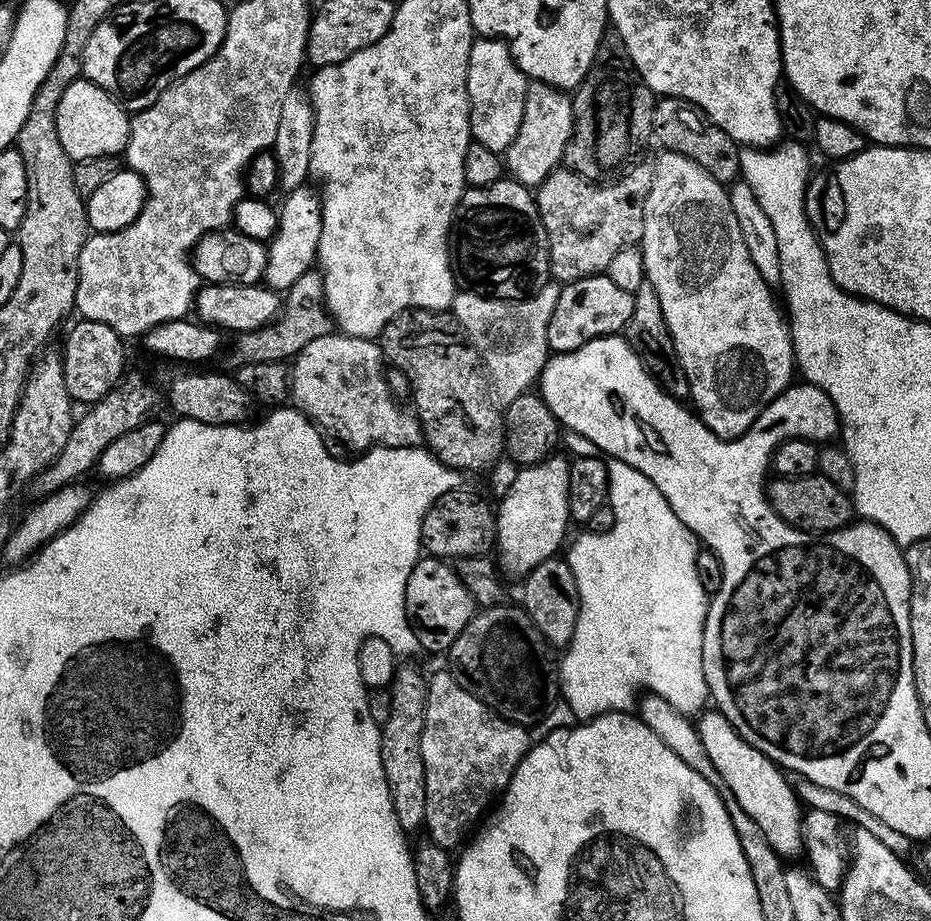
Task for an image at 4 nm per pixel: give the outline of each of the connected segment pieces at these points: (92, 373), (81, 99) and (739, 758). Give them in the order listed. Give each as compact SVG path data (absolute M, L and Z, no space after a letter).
M83 318L68 332L62 347L66 390L77 405L91 406L121 383L125 375L124 344L122 337L106 322L94 322Z
M78 79L66 86L62 102L56 111L58 142L74 162L96 160L100 156L123 153L128 144L130 116L119 100L106 90L86 79Z
M704 710L699 713L695 725L702 744L706 748L706 754L709 755L718 774L722 776L726 786L734 792L735 798L738 798L738 803L746 814L758 824L759 829L765 835L766 842L777 855L781 858L800 856L802 852L800 835L802 804L794 788L788 785L787 778L789 777L770 757L764 756L757 748L747 744L732 729L732 723L720 711L708 711Z

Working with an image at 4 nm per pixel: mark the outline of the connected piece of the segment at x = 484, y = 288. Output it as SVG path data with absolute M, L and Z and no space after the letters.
M501 178L481 188L465 187L452 218L450 252L453 269L472 283L469 285L479 286L478 290L483 296L494 296L497 300L525 300L550 280L548 235L536 205L536 197L528 186L513 178Z

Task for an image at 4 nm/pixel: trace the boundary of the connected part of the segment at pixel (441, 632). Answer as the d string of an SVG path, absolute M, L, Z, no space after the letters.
M425 555L416 561L416 564L410 570L410 578L406 578L406 614L408 623L412 625L416 635L416 644L424 647L428 652L447 653L448 648L462 634L462 630L472 621L478 605L472 599L470 590L462 584L462 578L458 578L455 567L447 559L437 558L435 556Z

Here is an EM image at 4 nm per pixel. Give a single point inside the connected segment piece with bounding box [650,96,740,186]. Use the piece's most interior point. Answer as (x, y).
(679, 126)

